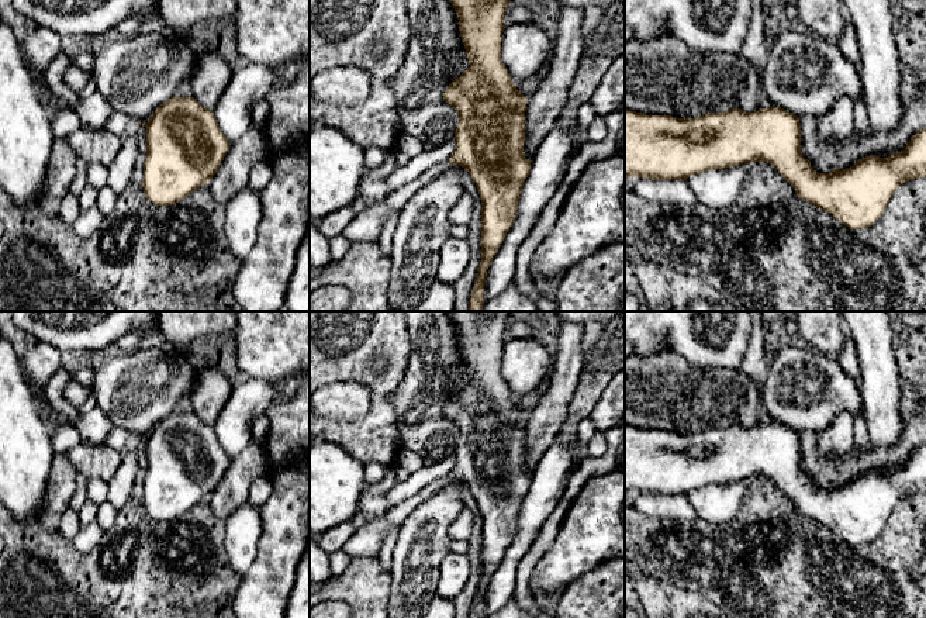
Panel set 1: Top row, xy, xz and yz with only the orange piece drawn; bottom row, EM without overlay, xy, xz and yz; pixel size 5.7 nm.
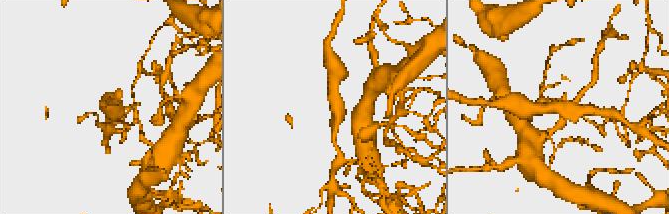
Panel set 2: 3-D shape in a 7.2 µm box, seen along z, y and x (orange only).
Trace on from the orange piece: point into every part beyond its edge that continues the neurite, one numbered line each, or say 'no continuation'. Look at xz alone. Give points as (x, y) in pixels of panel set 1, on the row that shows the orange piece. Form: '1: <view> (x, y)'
1: xz (366, 225)

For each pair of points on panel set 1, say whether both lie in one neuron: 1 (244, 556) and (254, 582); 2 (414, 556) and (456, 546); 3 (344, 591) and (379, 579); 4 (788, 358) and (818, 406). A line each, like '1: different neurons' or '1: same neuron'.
1: different neurons
2: different neurons
3: same neuron
4: same neuron

